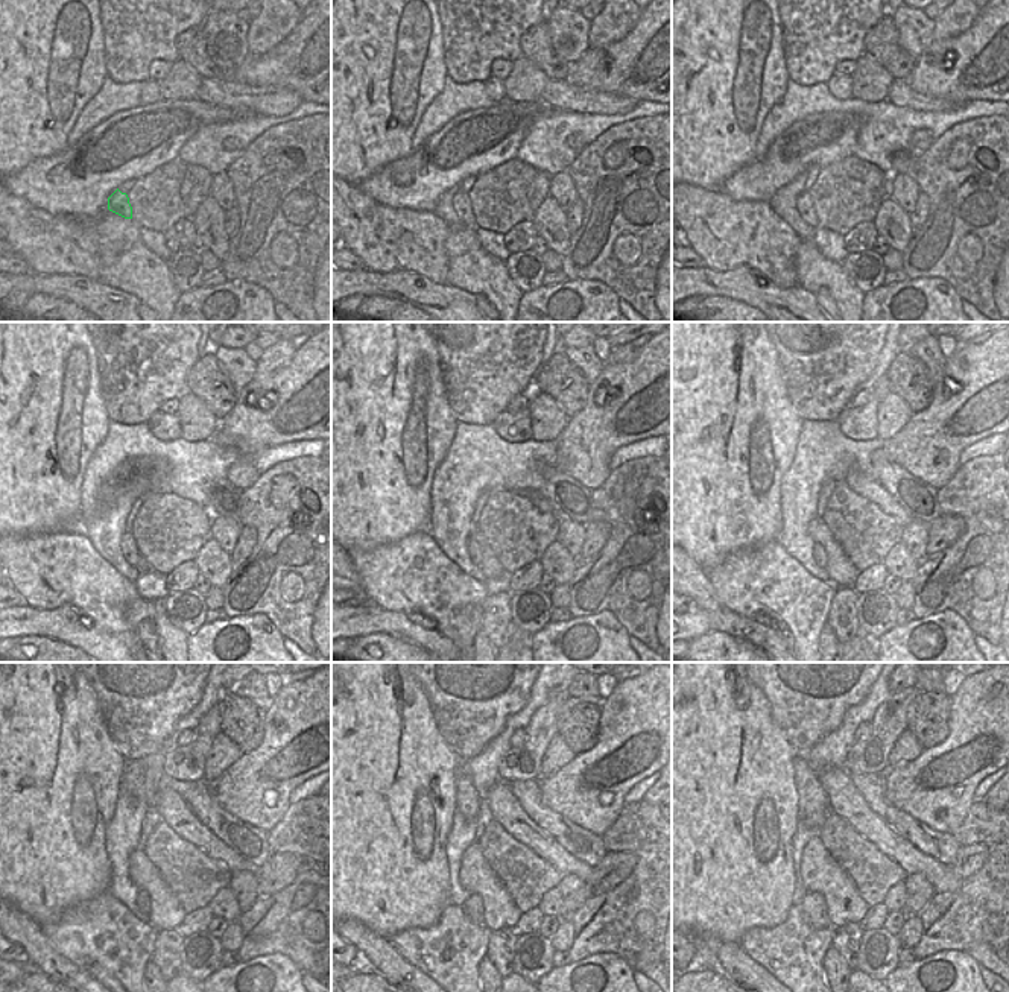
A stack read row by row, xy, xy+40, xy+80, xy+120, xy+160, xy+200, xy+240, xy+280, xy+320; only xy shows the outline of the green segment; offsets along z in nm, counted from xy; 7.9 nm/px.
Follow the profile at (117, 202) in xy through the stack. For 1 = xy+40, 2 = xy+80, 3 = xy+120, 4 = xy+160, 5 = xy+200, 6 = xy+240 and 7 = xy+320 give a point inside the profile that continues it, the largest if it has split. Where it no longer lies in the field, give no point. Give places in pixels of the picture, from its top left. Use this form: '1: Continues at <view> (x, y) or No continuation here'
1: Continues at xy+40 (461, 202)
2: Continues at xy+80 (804, 204)
3: Continues at xy+120 (128, 547)
4: Continues at xy+160 (476, 553)
5: Continues at xy+200 (819, 555)
6: Continues at xy+240 (143, 901)
7: Continues at xy+320 (813, 909).

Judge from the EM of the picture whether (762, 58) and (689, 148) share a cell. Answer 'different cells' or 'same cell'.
same cell

